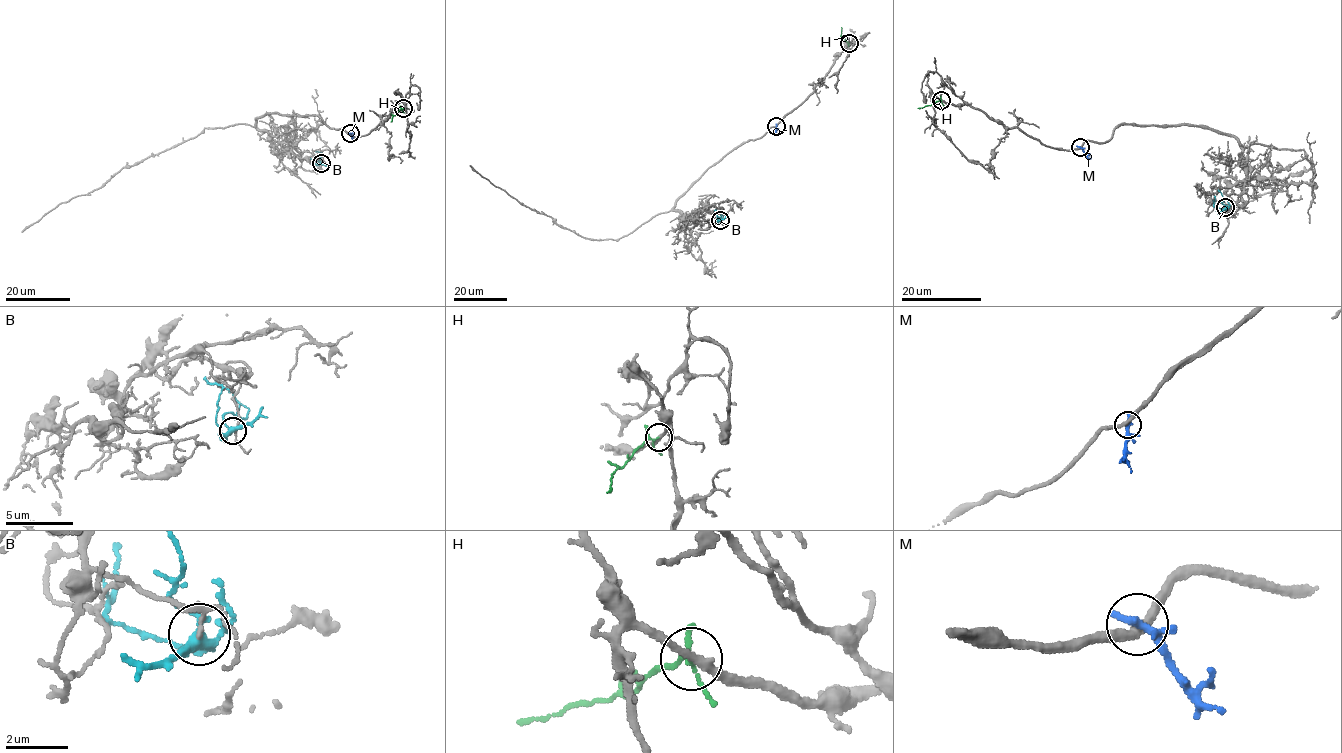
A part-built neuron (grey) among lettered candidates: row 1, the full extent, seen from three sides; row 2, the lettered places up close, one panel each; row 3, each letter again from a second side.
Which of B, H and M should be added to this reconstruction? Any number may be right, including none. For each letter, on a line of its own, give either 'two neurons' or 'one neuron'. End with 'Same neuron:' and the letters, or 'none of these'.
B: two neurons
H: two neurons
M: two neurons
Same neuron: none of these

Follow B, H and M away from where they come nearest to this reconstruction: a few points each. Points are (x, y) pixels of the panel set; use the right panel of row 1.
B: (1226, 207), (1218, 190)
H: (941, 100), (918, 108)
M: (1079, 147), (1091, 159)

